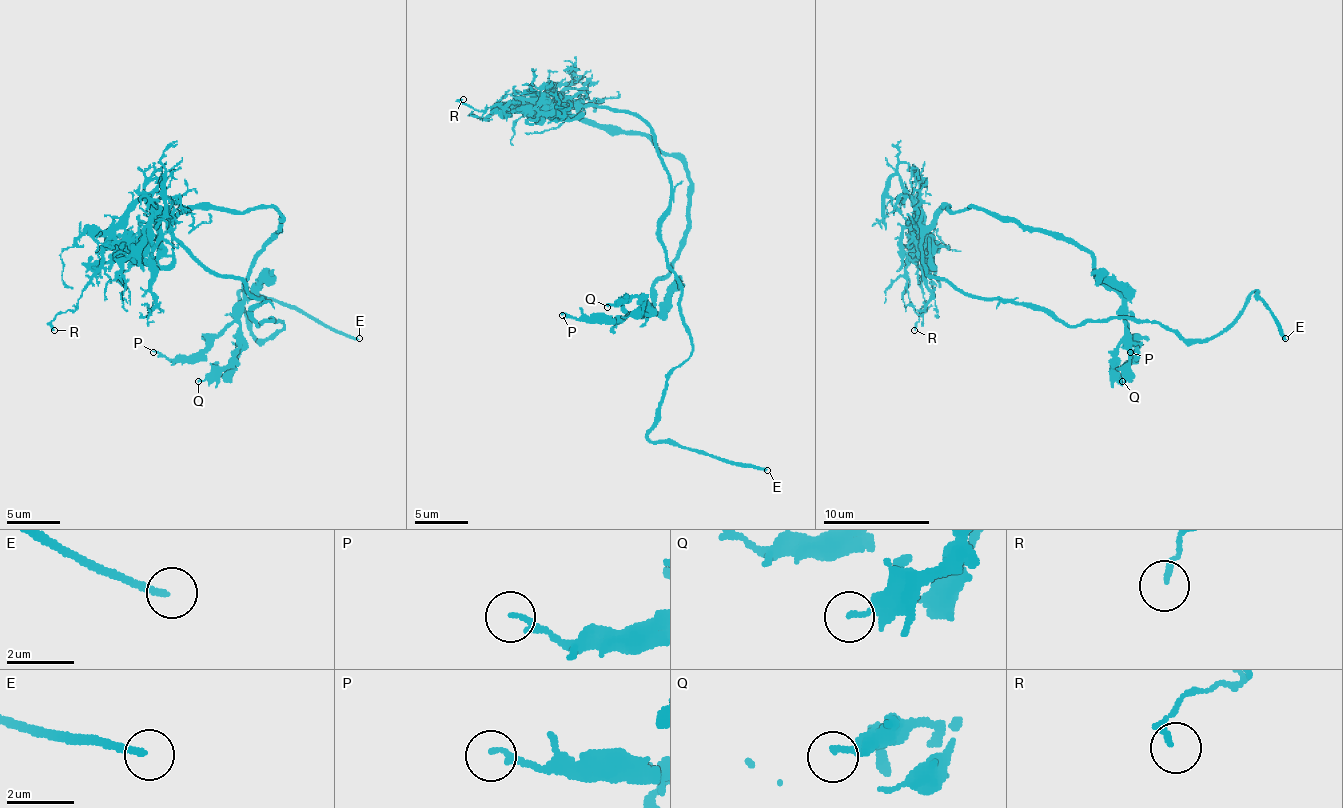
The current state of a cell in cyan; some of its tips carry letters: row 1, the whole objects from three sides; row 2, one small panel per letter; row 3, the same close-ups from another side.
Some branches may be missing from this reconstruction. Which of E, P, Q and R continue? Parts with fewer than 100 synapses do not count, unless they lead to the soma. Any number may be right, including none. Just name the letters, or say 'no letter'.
E

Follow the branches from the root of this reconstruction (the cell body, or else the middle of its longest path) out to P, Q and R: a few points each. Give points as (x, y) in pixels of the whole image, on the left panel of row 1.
P: (233, 280), (174, 237), (182, 213), (273, 207), (281, 226), (255, 258), (241, 312), (204, 349), (153, 352)
Q: (233, 280), (209, 272), (174, 237), (182, 213), (273, 207), (281, 215), (247, 280), (236, 354), (198, 381)
R: (233, 280), (209, 272), (166, 231), (153, 242), (121, 247), (105, 261), (78, 304), (54, 317), (54, 330)

